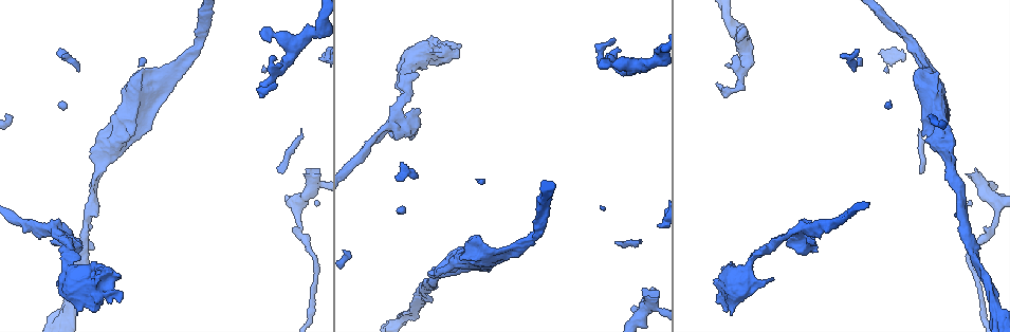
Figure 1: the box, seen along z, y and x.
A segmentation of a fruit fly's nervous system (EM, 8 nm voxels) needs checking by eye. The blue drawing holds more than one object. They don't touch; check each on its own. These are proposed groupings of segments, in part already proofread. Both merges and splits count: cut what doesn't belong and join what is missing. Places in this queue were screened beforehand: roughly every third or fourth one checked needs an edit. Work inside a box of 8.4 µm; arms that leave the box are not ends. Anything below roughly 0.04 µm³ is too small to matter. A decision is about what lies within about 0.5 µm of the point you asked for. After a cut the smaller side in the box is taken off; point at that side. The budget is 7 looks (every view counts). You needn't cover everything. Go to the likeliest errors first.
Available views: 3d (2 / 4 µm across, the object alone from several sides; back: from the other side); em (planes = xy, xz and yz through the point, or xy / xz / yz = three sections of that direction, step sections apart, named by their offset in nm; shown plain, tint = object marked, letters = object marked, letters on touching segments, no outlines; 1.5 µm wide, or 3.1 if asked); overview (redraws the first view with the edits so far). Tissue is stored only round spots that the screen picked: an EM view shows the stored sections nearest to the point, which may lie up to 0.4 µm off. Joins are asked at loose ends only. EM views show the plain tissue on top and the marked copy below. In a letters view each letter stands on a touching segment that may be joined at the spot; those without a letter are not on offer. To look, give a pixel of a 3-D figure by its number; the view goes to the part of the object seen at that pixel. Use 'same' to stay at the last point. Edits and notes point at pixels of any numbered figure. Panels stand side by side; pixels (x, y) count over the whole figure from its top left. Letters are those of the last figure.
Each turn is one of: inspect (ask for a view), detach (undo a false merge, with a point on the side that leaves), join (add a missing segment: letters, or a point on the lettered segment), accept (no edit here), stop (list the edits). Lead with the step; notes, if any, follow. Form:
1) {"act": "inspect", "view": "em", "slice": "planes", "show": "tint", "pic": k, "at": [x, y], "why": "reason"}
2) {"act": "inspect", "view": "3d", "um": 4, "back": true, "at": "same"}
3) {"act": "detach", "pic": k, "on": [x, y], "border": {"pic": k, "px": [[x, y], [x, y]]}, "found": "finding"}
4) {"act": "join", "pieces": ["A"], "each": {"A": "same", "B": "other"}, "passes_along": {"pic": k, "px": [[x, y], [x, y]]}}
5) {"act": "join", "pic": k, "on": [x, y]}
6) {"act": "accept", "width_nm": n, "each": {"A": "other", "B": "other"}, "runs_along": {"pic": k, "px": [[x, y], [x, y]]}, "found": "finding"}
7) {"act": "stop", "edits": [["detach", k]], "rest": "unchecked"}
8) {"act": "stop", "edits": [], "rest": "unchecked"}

{"act": "inspect", "view": "3d", "um": 4, "pic": 1, "at": [305, 174], "why": "branch stops here"}

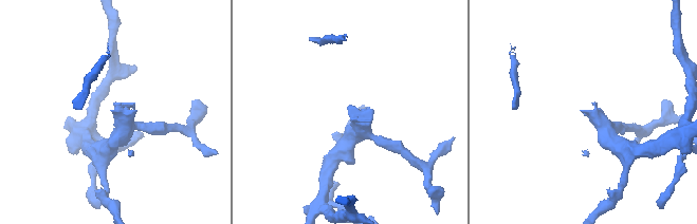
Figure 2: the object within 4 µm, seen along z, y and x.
{"act": "inspect", "view": "em", "slice": "yz", "step": 8, "show": "letters", "pic": 2, "at": [583, 111], "why": "now the EM"}

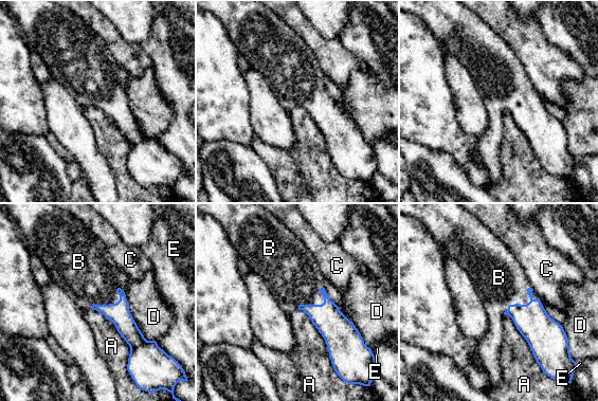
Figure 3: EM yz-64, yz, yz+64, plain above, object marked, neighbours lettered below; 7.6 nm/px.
{"act": "join", "pieces": ["B"], "each": {"A": "other", "B": "same", "C": "other", "D": "other", "E": "other"}, "found": "it goes on there"}

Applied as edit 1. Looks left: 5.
{"act": "inspect", "view": "overview", "why": "redraw"}

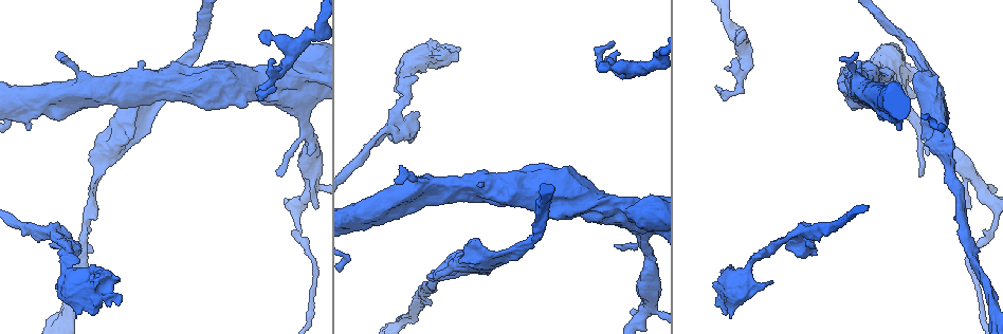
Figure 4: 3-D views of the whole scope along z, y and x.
{"act": "inspect", "view": "3d", "um": 4, "pic": 4, "at": [773, 282], "why": "branch stops here"}

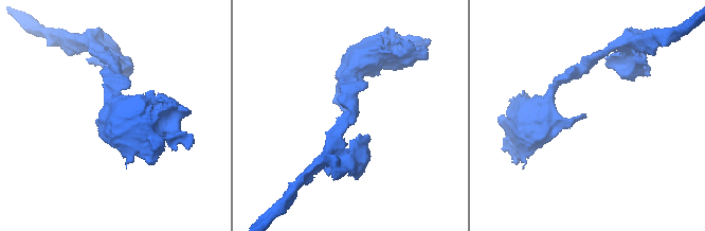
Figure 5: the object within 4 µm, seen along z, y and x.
{"act": "inspect", "view": "em", "slice": "planes", "show": "tint", "pic": 5, "at": [585, 115]}

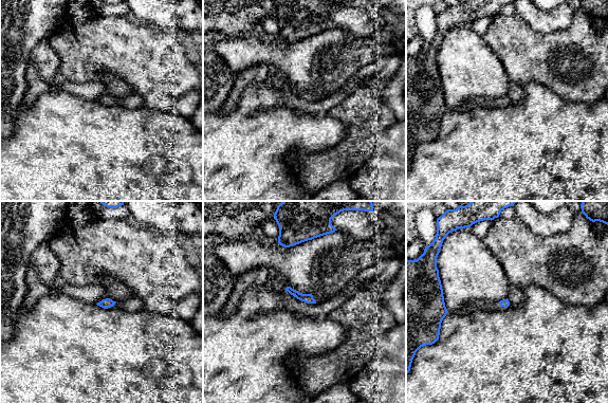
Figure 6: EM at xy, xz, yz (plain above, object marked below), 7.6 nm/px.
{"act": "inspect", "view": "em", "slice": "planes", "show": "letters", "at": "same", "why": "what lies round it"}

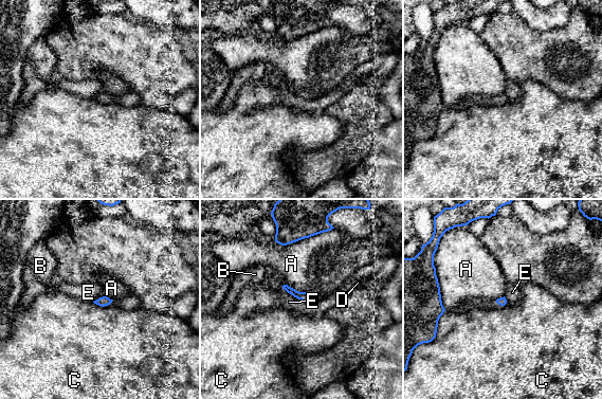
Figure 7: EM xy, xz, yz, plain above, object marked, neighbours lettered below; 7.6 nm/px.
{"act": "accept", "each": {"A": "other", "B": "other", "C": "other", "D": "other", "E": "other"}, "found": "none of them fits"}

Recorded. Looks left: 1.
{"act": "stop", "edits": [["join", 3]], "rest": "unchecked"}

